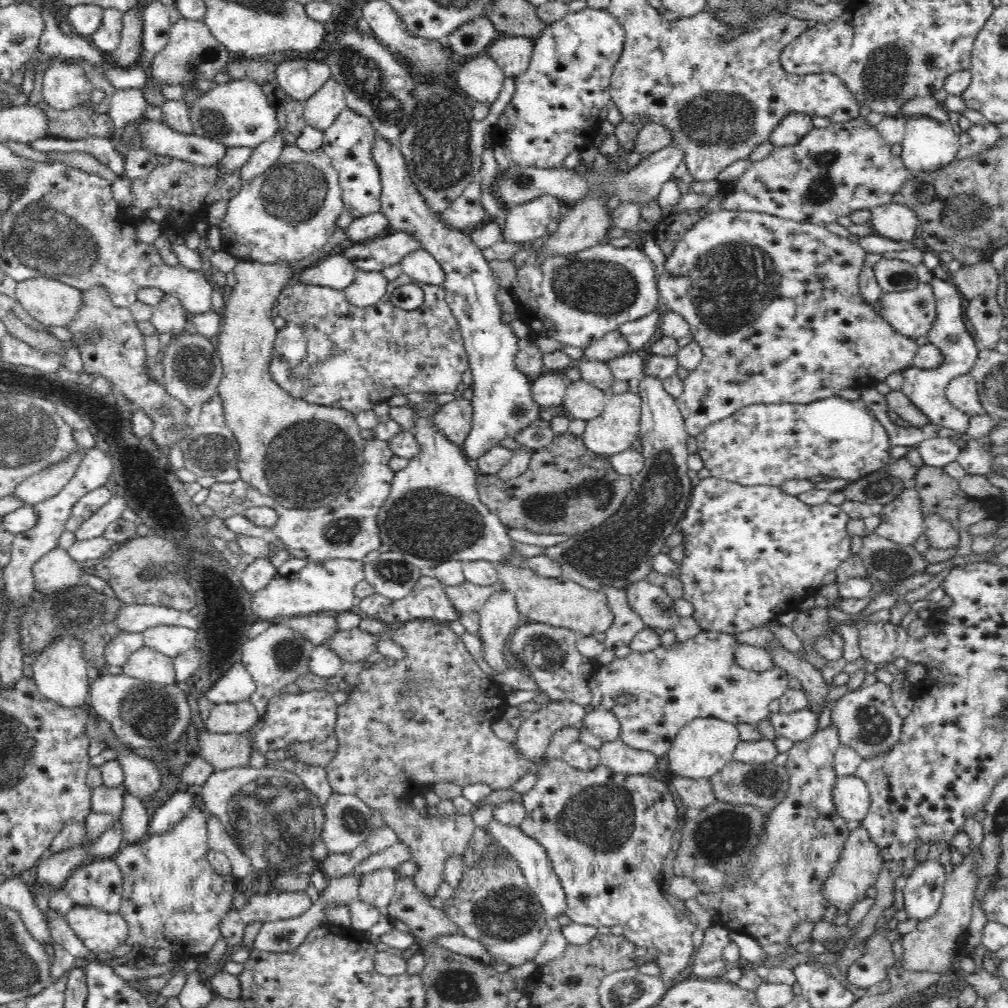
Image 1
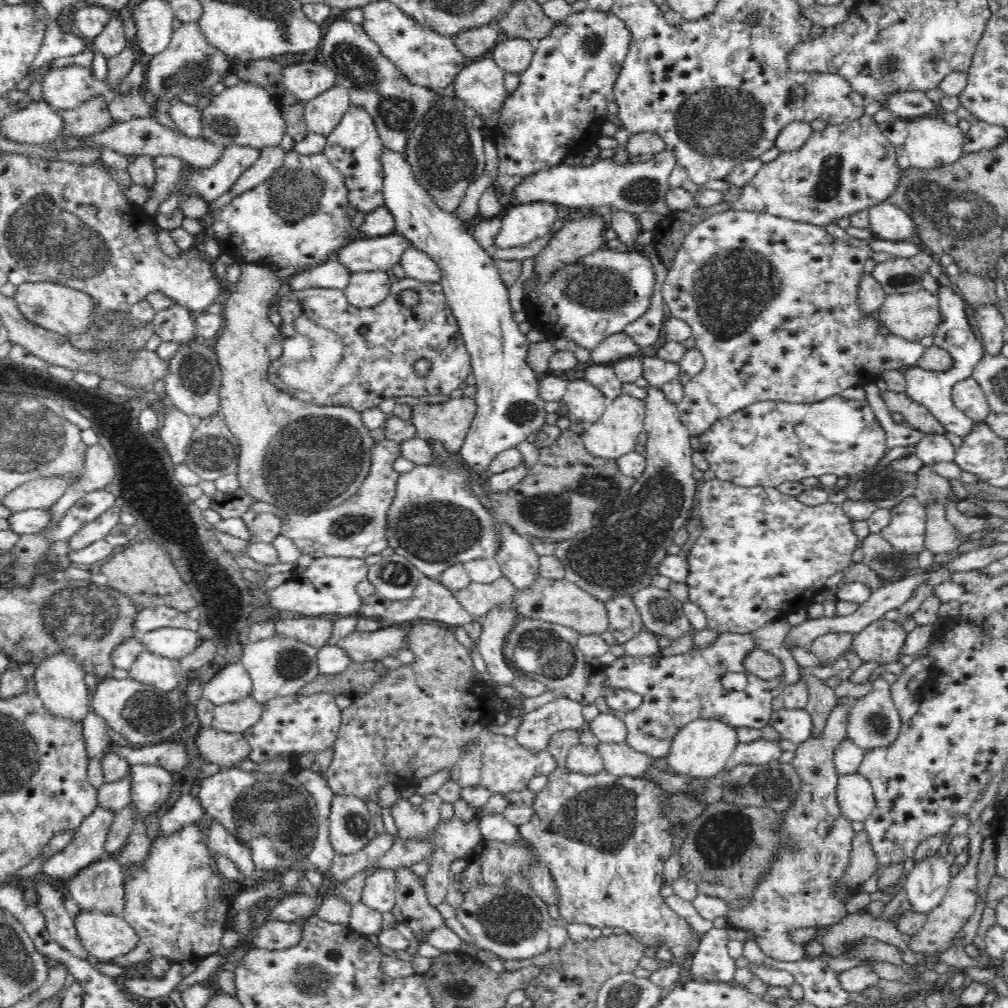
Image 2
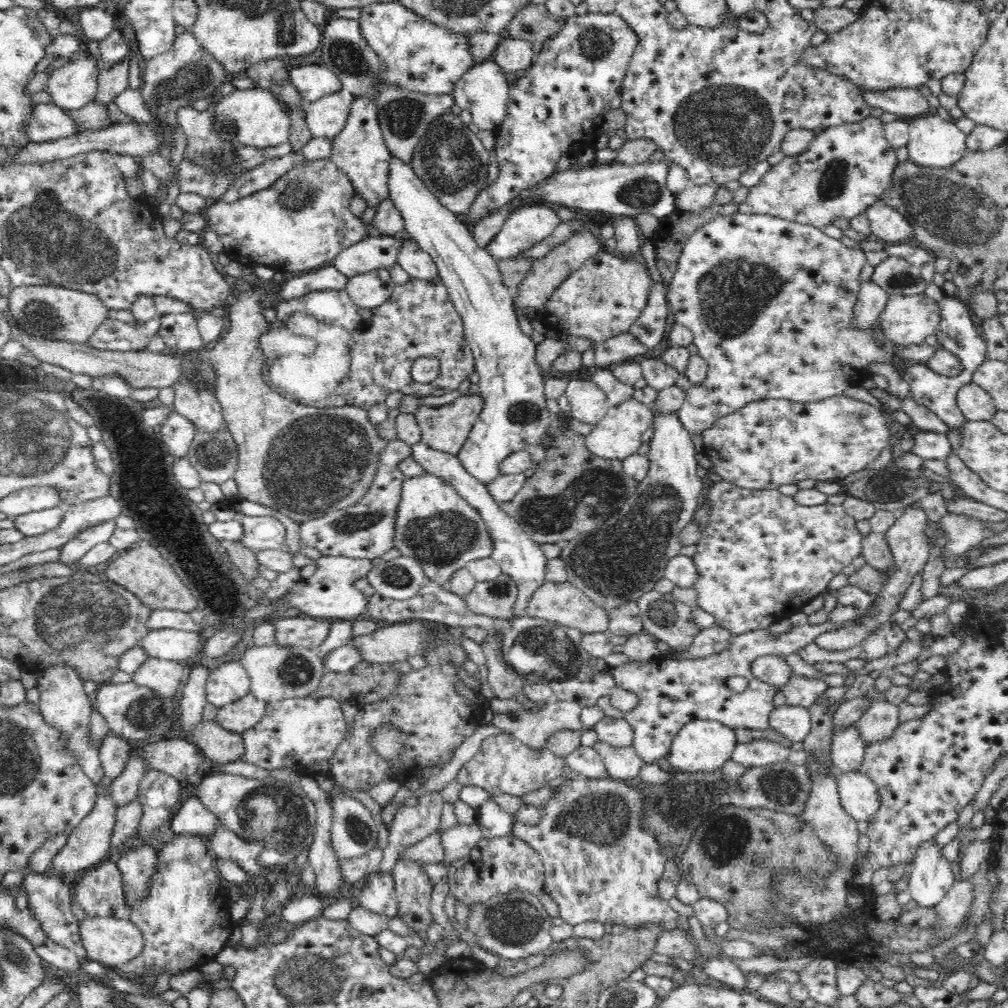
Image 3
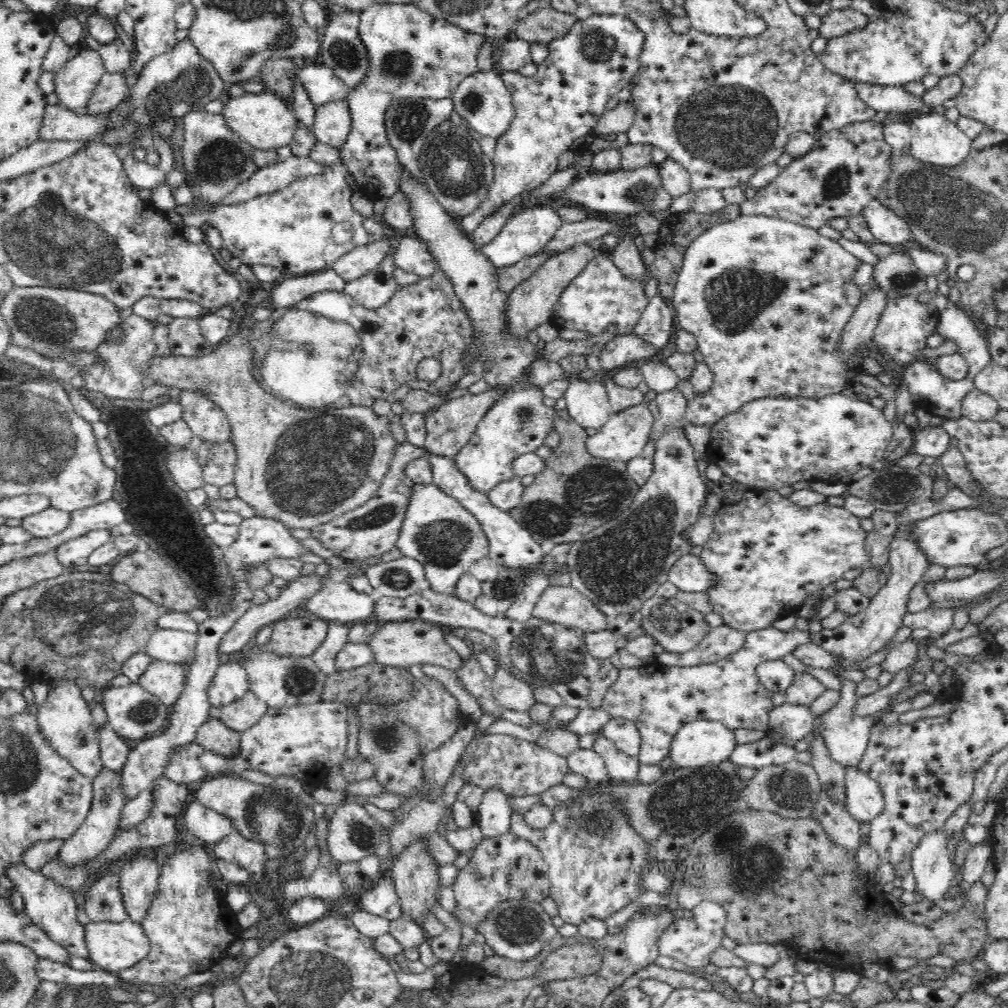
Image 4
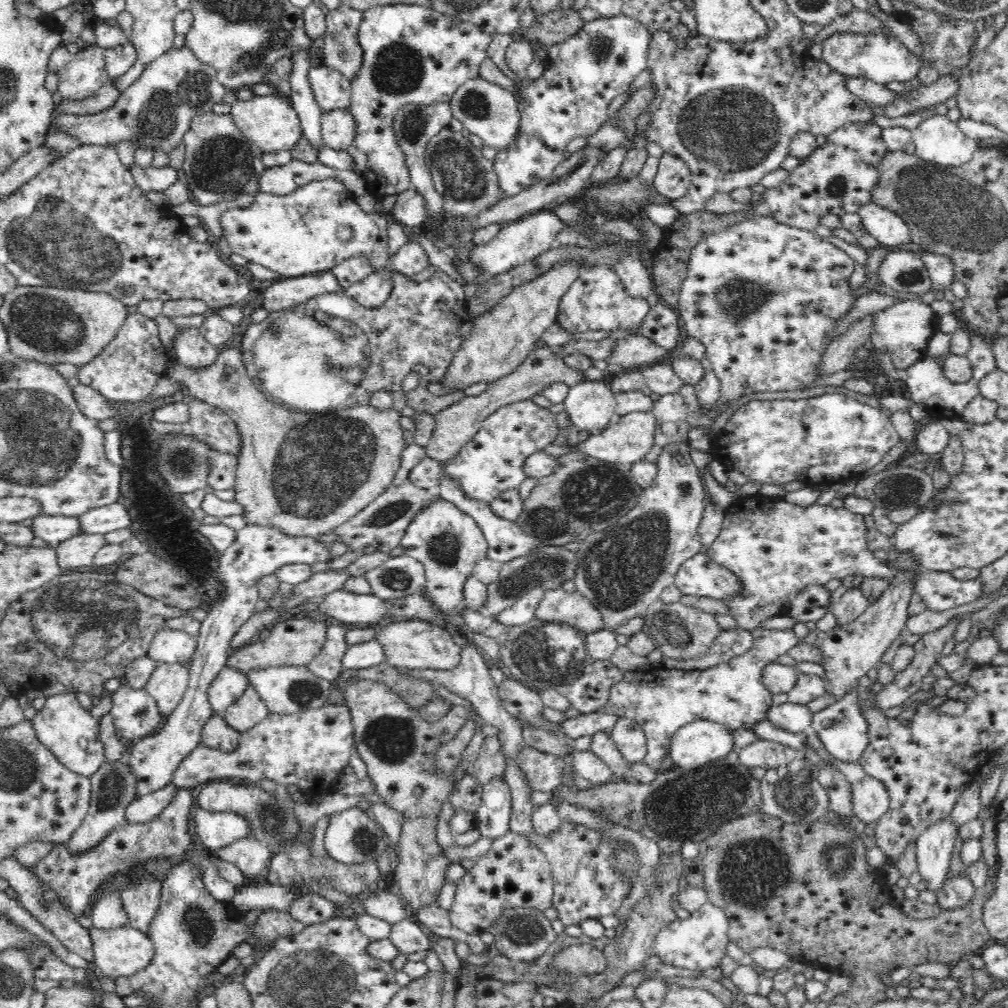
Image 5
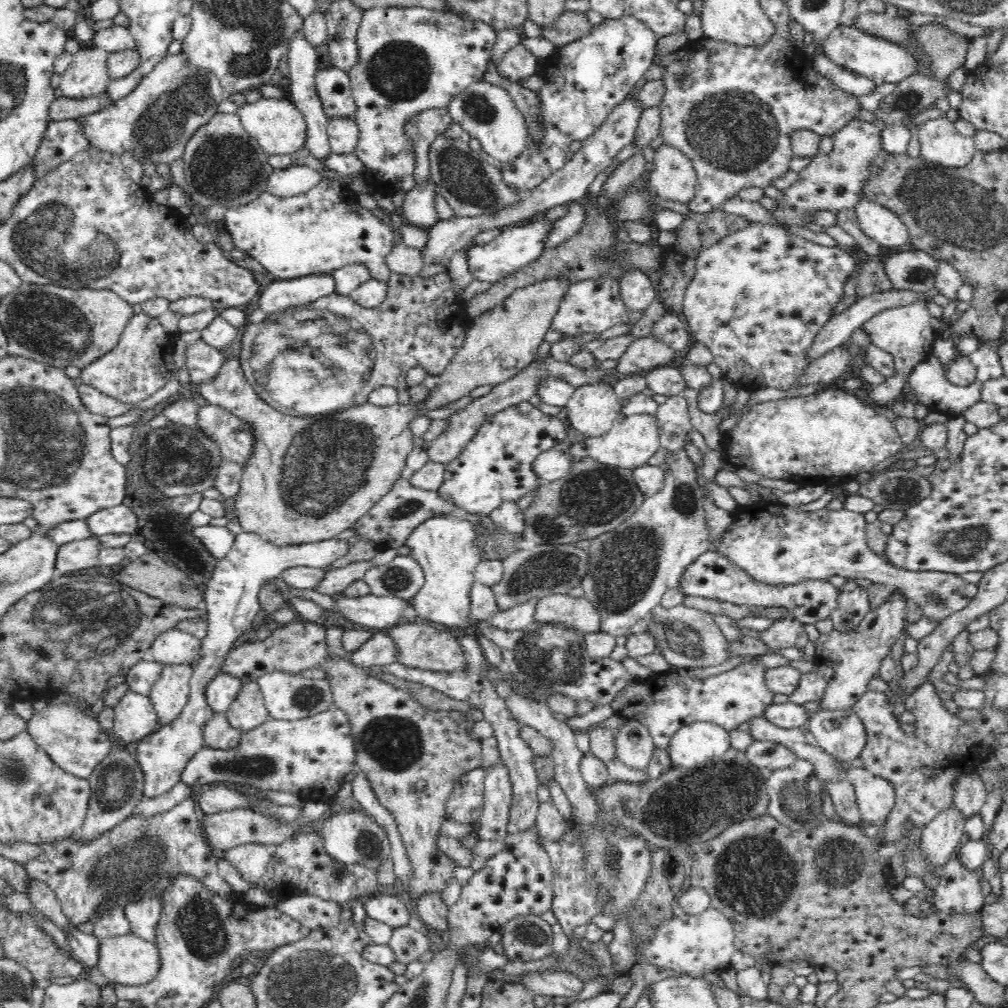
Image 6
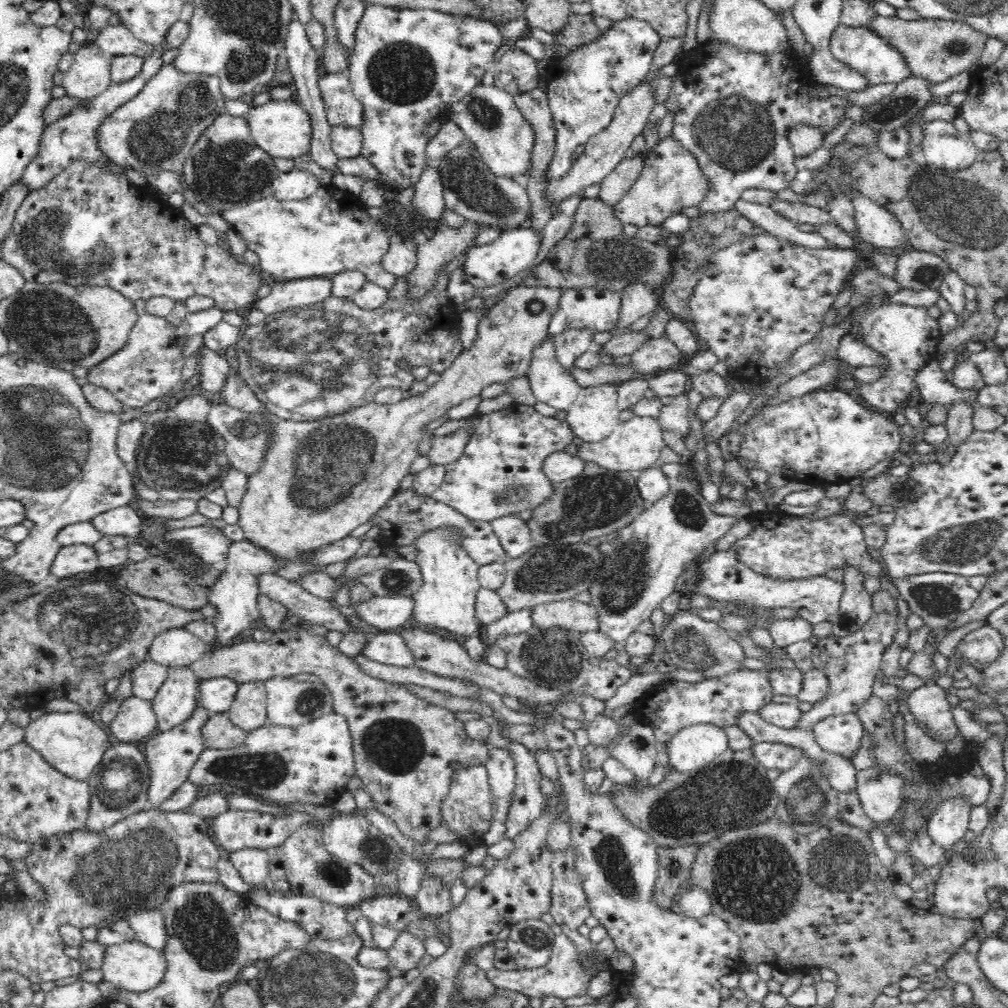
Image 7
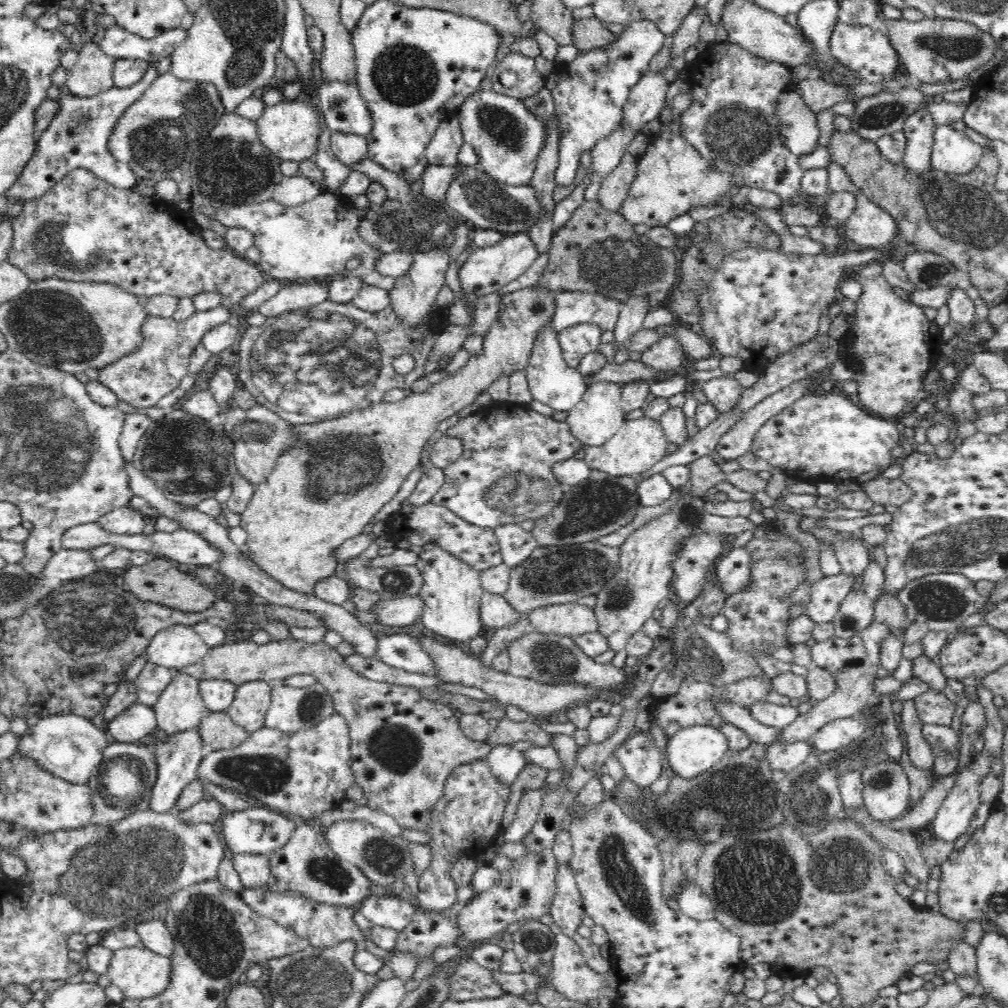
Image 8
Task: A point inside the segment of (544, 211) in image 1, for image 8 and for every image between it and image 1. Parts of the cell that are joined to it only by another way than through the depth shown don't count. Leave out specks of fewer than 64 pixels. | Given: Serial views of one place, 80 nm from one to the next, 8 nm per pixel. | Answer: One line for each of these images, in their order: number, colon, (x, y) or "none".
2: (521, 224)
3: (525, 227)
4: (525, 233)
5: (517, 243)
6: (517, 246)
7: (514, 250)
8: (488, 269)

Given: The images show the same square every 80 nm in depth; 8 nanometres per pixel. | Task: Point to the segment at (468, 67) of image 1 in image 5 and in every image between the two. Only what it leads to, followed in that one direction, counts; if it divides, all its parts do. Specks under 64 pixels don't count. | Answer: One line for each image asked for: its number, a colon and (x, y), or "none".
2: (481, 86)
3: (483, 91)
4: (482, 99)
5: (487, 110)

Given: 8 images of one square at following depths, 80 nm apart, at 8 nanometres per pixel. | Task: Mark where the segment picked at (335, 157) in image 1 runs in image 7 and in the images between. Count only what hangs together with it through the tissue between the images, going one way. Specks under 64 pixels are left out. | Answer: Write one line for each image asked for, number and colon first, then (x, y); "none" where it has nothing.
2: (354, 147)
3: (360, 151)
4: (412, 54)
5: (413, 54)
6: (413, 59)
7: (409, 66)

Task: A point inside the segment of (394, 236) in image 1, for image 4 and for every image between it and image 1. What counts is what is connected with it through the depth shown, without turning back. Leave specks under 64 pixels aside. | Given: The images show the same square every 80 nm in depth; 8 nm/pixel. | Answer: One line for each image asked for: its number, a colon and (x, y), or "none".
2: (373, 254)
3: (374, 253)
4: (358, 262)

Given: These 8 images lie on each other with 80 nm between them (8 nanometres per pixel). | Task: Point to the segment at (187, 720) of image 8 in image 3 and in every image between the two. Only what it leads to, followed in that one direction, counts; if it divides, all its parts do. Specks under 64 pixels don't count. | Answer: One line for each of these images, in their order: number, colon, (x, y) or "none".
3: (166, 677)
4: (164, 680)
5: (167, 685)
6: (170, 694)
7: (175, 702)

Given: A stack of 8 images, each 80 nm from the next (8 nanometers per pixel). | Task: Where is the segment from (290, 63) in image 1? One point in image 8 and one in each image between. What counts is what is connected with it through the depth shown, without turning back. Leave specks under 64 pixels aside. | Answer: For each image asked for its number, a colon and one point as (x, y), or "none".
2: (306, 80)
3: (314, 81)
4: (323, 86)
5: (332, 89)
6: (334, 87)
7: (343, 109)
8: (344, 110)

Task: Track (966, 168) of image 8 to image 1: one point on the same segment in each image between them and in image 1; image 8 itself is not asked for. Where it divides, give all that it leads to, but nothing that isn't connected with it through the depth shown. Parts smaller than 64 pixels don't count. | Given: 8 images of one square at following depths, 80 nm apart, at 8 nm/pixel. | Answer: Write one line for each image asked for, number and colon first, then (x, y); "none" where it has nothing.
1: (929, 145)
2: (931, 142)
3: (934, 142)
4: (936, 139)
5: (938, 139)
6: (941, 143)
7: (944, 147)

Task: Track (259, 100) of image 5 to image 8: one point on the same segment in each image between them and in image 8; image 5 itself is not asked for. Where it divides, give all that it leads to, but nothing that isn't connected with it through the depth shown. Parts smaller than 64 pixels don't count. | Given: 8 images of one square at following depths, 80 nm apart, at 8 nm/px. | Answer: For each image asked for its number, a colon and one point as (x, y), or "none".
6: (279, 127)
7: (282, 128)
8: (290, 130)

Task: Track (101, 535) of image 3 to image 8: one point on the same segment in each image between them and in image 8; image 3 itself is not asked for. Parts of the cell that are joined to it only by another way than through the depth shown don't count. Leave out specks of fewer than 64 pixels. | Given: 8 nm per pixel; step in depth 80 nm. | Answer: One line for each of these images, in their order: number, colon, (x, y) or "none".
4: (74, 553)
5: (78, 552)
6: (81, 555)
7: (78, 559)
8: (66, 565)

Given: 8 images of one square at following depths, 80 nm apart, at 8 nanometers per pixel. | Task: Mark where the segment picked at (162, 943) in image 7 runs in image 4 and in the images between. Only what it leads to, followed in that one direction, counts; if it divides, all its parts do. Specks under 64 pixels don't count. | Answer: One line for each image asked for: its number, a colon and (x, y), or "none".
4: (138, 883)
5: (141, 900)
6: (143, 914)

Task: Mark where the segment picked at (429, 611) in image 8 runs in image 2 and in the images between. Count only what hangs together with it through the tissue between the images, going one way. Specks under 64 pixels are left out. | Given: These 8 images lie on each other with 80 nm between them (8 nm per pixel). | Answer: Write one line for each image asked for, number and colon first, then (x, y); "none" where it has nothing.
2: (434, 521)
3: (437, 527)
4: (447, 539)
5: (448, 542)
6: (445, 547)
7: (447, 599)

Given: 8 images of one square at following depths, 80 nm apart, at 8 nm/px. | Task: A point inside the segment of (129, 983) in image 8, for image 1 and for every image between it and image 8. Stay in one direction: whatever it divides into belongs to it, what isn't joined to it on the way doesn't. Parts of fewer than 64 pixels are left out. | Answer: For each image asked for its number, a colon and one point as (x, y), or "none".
1: (103, 933)
2: (105, 937)
3: (109, 941)
4: (114, 947)
5: (119, 952)
6: (129, 960)
7: (132, 966)

